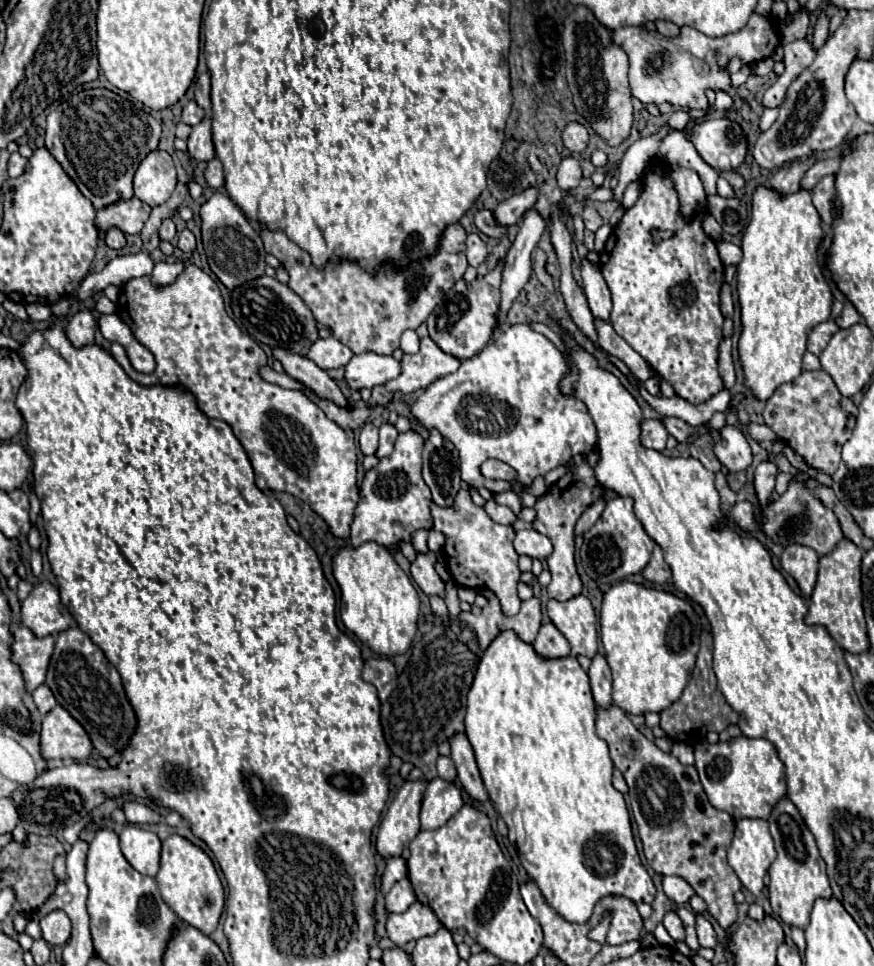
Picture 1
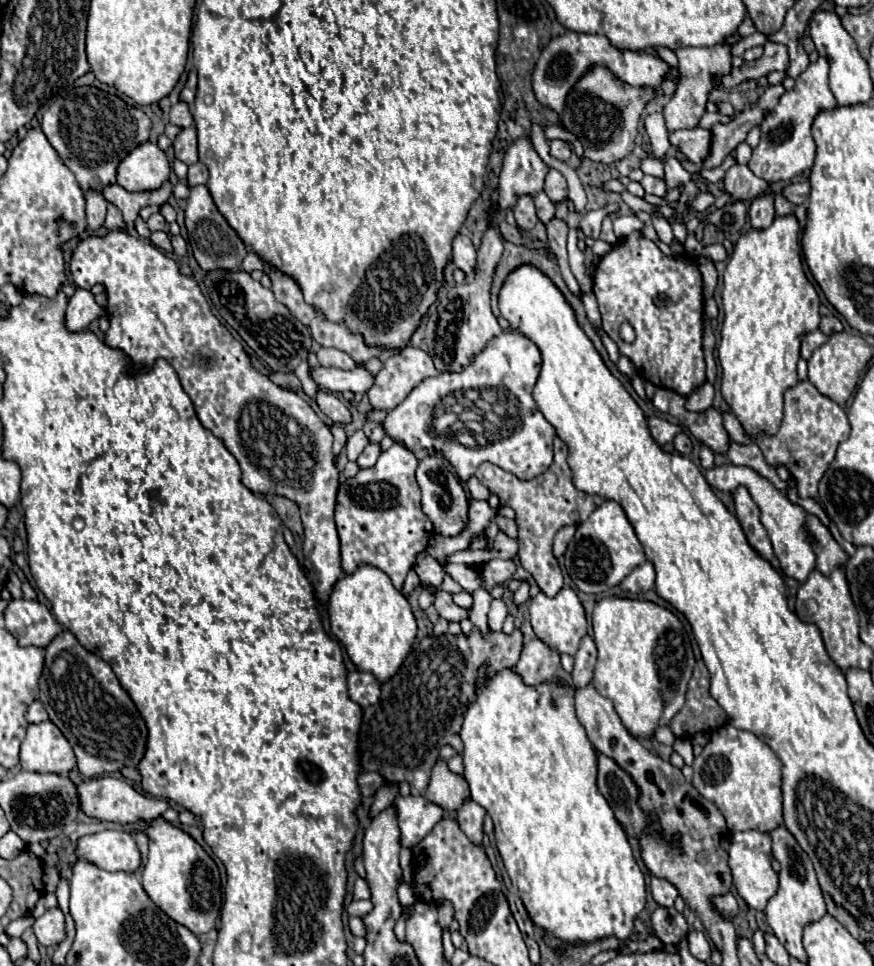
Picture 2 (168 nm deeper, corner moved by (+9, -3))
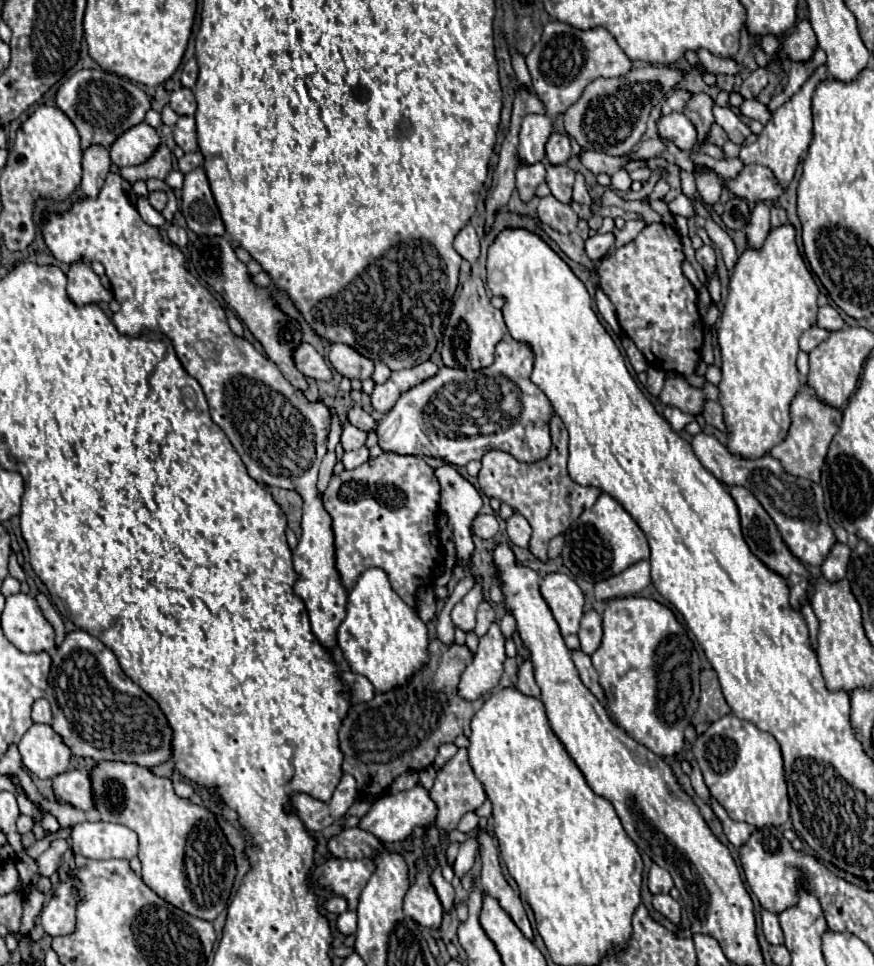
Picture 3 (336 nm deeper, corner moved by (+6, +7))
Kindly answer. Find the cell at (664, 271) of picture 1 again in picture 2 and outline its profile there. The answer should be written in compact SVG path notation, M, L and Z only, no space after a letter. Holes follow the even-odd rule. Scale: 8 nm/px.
M637 232L627 236L627 242L613 246L599 262L595 270L595 296L603 316L603 330L617 342L619 352L631 358L637 372L661 388L671 388L683 396L689 396L697 386L705 382L705 360L701 350L703 336L703 296L701 274L689 256L667 258L653 240L641 238ZM623 322L629 322L635 330L635 342L627 344L619 336Z

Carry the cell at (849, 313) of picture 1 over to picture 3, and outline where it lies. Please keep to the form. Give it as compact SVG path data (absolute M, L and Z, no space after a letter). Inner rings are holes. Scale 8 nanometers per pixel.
M822 306L818 310L818 326L826 328L826 330L840 330L840 328L844 328L844 320L832 306Z

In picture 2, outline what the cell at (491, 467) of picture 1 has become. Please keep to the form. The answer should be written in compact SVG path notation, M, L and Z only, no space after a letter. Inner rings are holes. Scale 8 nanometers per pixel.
M555 438L553 442L555 460L547 472L533 480L519 480L511 472L501 470L499 466L493 466L491 462L483 462L475 476L481 480L483 486L489 488L491 494L499 496L499 502L503 506L511 506L515 510L515 520L519 526L519 562L521 566L535 578L537 586L547 594L555 596L563 586L563 574L561 568L551 552L553 538L557 530L565 526L575 526L579 520L587 520L589 514L603 502L599 496L589 496L585 492L579 492L571 482L571 468L567 464L567 446L561 438Z

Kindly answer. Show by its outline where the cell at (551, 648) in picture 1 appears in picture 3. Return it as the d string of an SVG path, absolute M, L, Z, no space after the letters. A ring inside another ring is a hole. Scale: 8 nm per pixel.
M526 658L520 666L520 674L518 674L518 684L516 688L522 692L522 694L528 694L528 696L540 696L540 688L534 680L534 664Z

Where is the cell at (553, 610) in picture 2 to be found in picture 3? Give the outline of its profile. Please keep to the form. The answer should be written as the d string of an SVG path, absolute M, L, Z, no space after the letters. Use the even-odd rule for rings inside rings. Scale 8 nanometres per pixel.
M548 574L540 582L540 594L550 606L562 636L566 638L570 634L576 634L580 618L584 614L584 594L580 586L566 574Z

